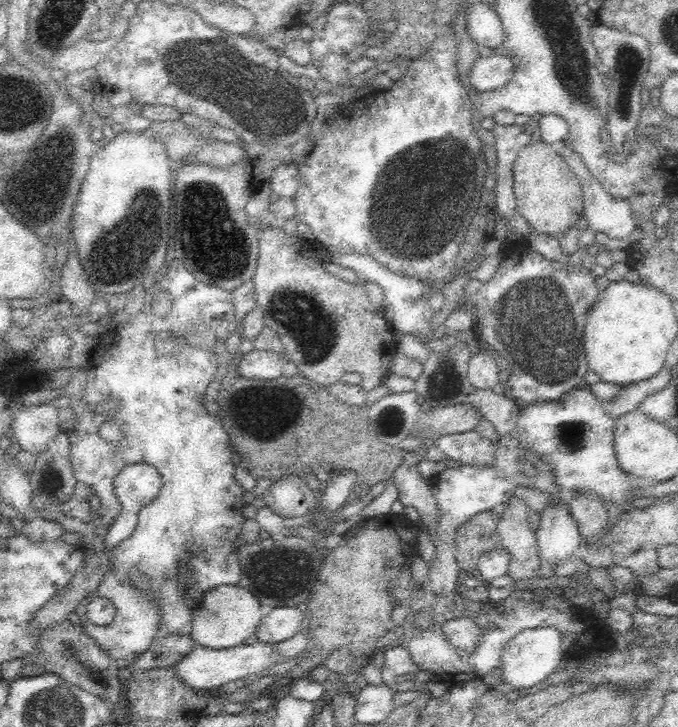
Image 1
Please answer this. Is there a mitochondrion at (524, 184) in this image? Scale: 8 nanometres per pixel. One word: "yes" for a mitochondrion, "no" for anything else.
no

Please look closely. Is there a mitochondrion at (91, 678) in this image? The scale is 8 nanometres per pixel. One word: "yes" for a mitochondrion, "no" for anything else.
yes

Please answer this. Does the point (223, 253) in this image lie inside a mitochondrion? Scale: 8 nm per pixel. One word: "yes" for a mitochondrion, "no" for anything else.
yes

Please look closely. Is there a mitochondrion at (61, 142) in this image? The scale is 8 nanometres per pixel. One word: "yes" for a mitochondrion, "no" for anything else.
no

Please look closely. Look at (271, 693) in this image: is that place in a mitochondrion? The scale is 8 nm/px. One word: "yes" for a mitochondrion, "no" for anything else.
no

